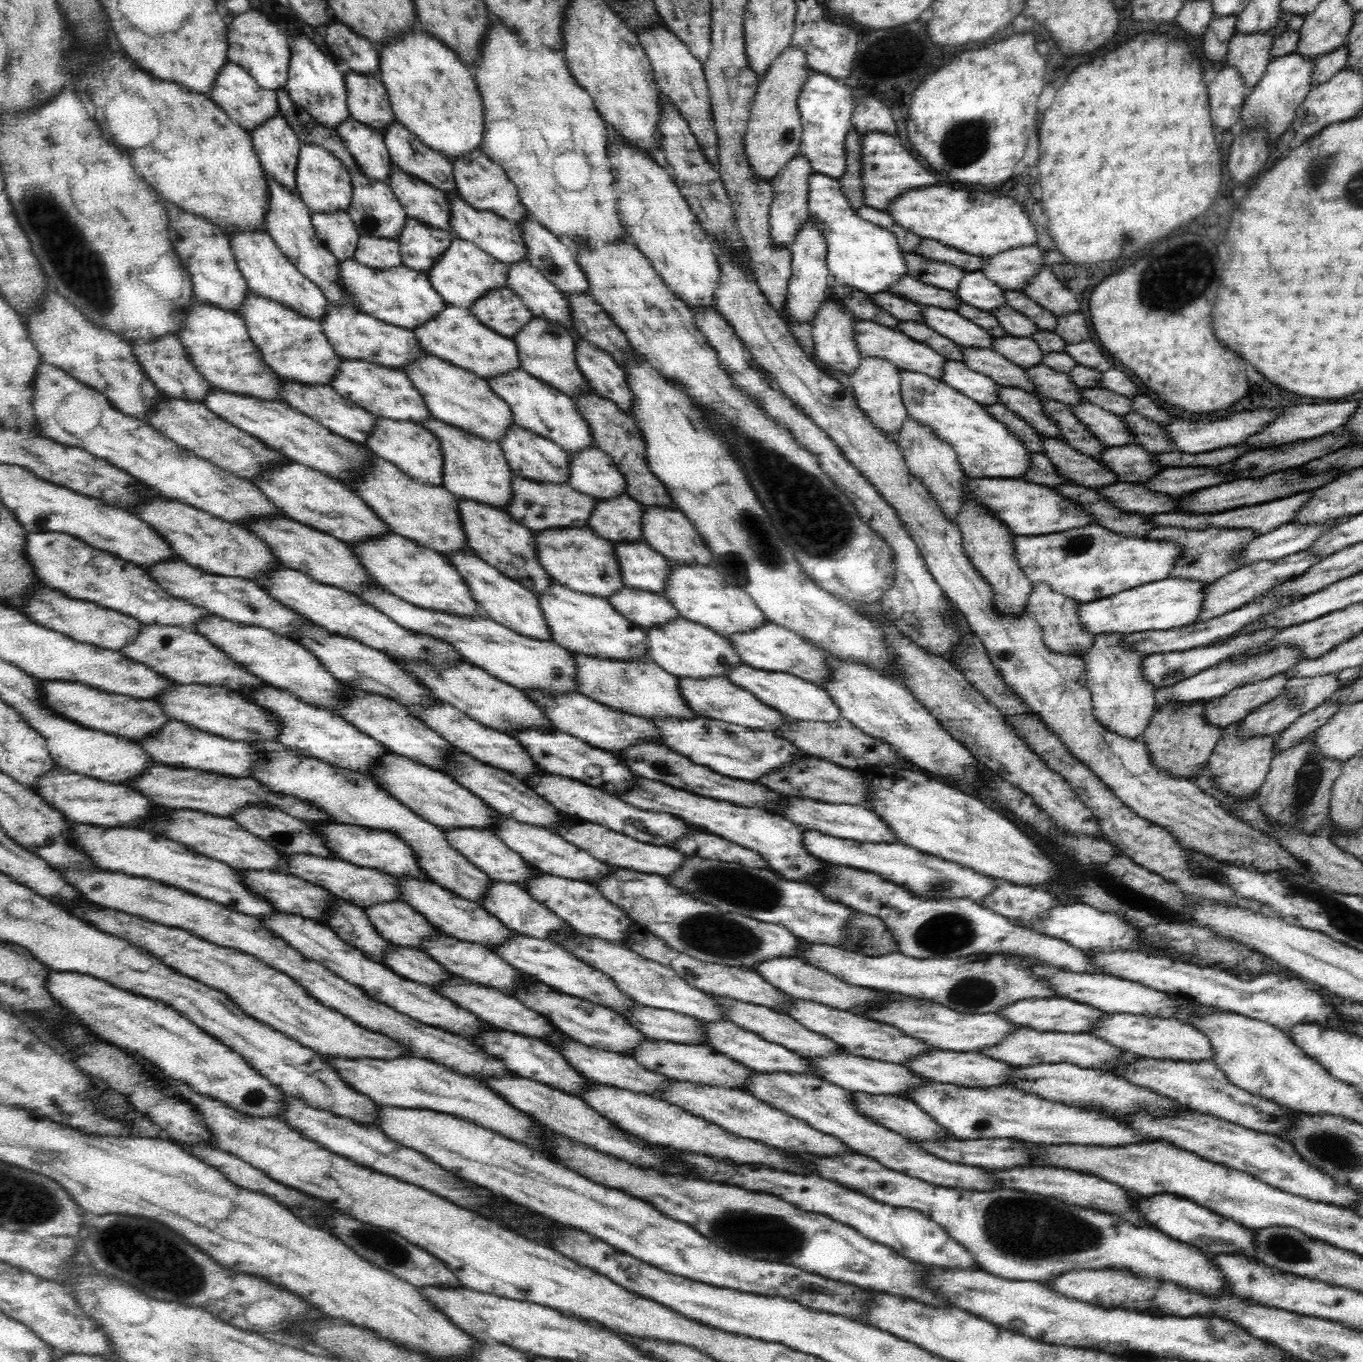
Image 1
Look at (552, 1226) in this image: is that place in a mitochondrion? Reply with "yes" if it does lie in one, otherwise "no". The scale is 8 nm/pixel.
no

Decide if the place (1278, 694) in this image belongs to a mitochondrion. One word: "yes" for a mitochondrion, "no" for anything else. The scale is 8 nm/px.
no

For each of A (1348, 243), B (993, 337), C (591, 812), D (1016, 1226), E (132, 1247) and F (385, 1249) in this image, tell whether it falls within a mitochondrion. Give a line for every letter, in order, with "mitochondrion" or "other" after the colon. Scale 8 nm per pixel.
A: other
B: other
C: other
D: mitochondrion
E: mitochondrion
F: mitochondrion

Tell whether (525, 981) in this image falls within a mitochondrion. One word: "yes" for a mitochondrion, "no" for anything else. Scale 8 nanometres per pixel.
no

